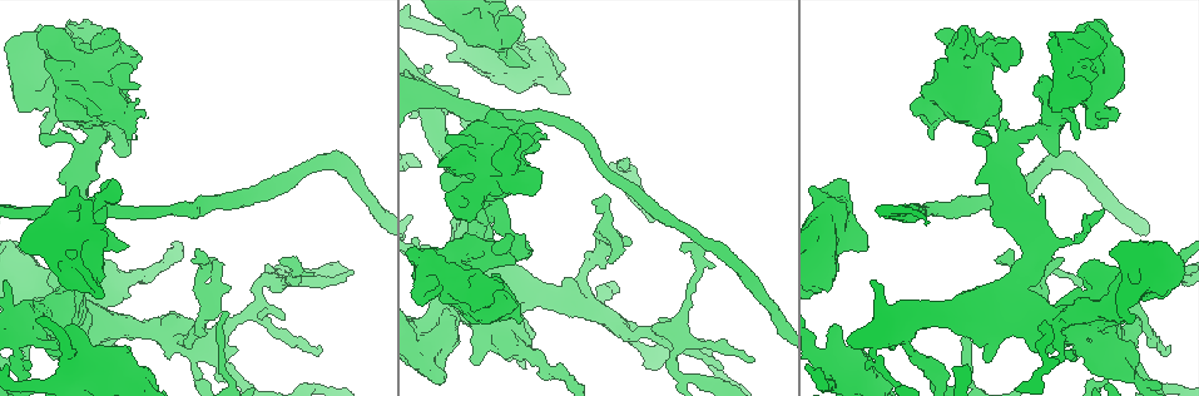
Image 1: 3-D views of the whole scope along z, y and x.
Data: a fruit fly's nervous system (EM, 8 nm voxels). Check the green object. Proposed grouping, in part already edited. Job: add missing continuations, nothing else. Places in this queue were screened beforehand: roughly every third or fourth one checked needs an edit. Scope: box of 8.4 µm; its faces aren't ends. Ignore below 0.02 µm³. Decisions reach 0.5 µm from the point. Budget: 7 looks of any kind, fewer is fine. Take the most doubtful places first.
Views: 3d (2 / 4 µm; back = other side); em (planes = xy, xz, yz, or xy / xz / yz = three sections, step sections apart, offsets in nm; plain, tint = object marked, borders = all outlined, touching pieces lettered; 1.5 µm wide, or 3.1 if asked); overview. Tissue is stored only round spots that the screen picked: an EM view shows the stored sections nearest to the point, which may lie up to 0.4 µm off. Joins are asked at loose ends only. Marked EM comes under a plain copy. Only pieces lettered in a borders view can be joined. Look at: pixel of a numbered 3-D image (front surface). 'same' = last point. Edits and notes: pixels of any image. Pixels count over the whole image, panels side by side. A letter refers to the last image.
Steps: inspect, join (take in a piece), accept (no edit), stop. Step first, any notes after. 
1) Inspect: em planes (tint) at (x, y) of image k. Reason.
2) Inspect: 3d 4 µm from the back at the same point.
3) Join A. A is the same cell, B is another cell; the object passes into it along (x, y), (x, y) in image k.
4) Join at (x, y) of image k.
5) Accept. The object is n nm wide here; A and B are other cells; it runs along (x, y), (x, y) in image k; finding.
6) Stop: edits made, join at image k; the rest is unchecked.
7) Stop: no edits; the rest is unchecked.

Inspect: 3d 4 µm at (25, 34) of image 1. Free end.

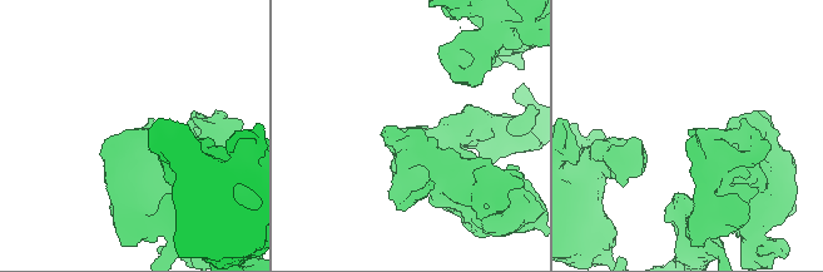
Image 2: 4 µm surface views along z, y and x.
Inspect: em planes (borders) at (131, 132) of image 2.

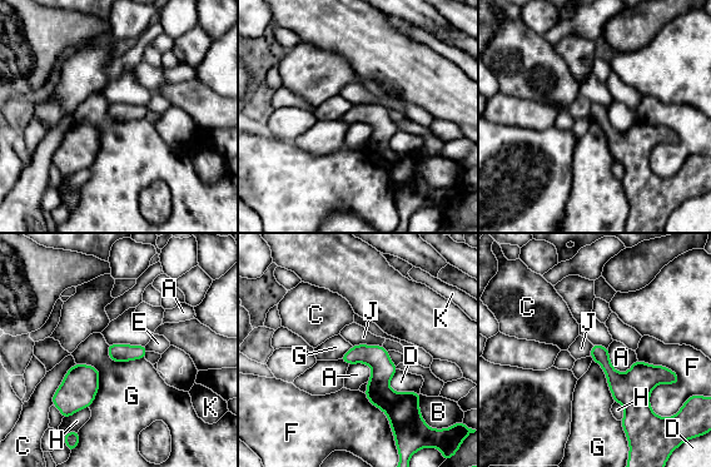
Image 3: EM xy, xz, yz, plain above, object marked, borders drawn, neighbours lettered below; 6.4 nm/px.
Accept. A, B, C, D, E, F, G, H, J and K are other cells; no lettered piece goes on from it.

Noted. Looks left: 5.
Inspect: 3d 4 µm at (935, 64) of image 1.

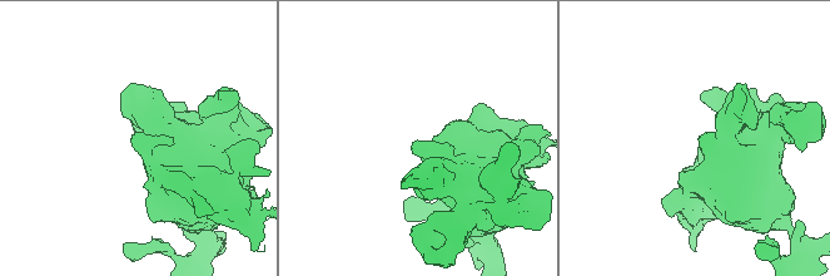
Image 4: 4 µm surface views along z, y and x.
Inspect: em xy step 8 (borders) at (421, 141) of image 4. Shape alone is not enough.

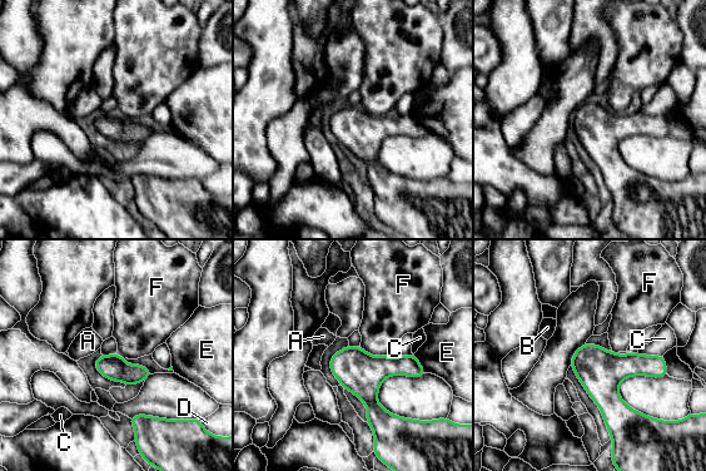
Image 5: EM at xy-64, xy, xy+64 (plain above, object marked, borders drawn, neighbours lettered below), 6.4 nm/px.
Accept. The longest contact is with F, 190 nm; A, B, C, D, E and F are other cells; none of them fits.

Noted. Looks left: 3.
Inspect: em planes (borders) at (1060, 259) of image 1. Free end.

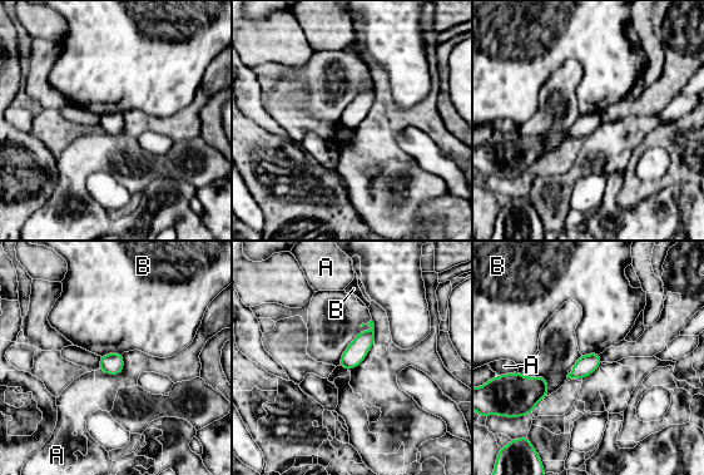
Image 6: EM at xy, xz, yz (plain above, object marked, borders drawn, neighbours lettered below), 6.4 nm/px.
Accept. A and B are other cells; none of them fits.

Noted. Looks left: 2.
Stop: no edits; the rest is unchecked.

